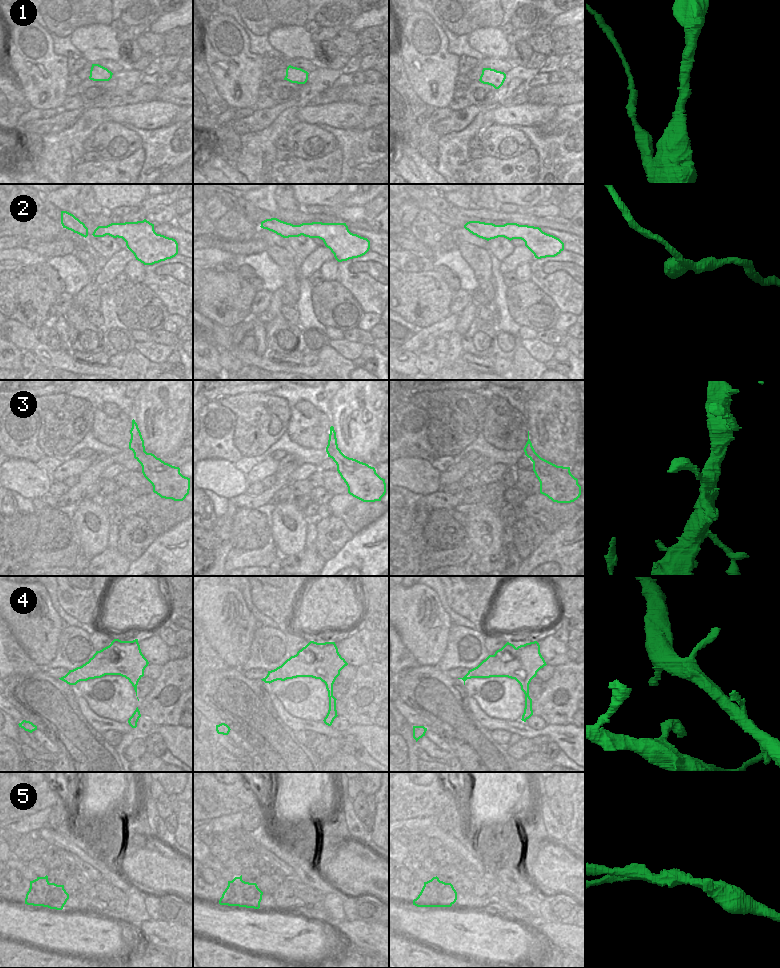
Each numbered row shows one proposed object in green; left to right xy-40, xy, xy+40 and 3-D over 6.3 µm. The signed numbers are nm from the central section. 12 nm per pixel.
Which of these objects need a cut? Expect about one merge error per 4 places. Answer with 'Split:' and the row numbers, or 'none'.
Split: 5

